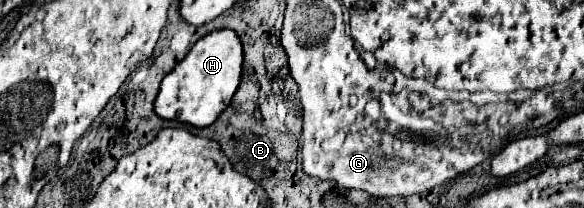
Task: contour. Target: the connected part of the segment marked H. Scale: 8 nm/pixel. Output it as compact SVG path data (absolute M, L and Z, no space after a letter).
M230 29L212 31L202 37L190 53L162 79L154 111L162 119L176 119L194 127L206 127L230 105L242 77L244 51L238 35Z

